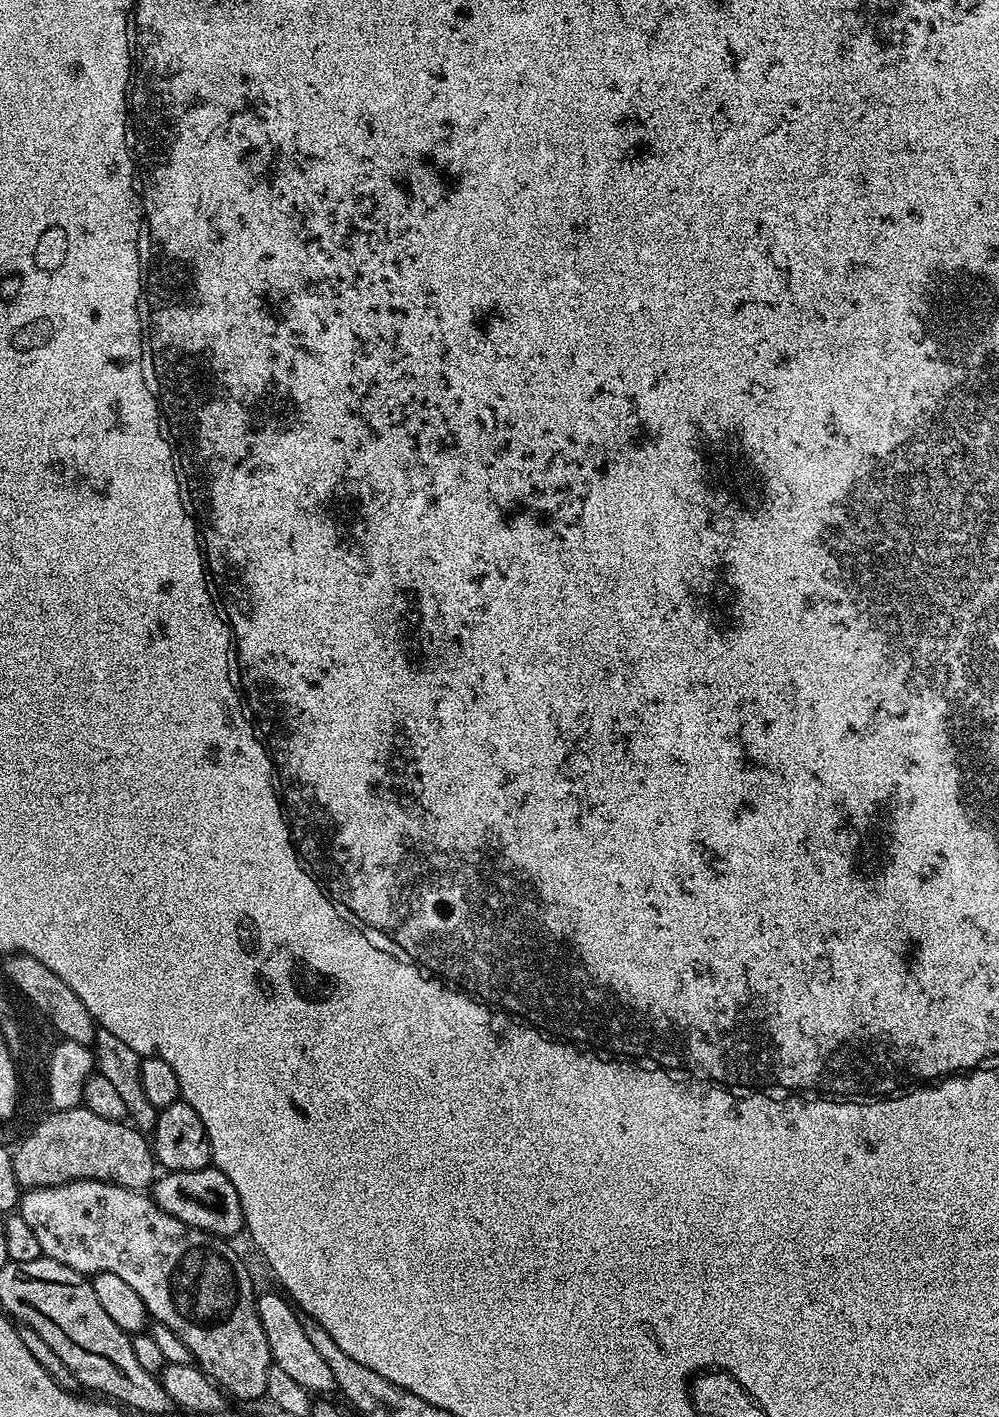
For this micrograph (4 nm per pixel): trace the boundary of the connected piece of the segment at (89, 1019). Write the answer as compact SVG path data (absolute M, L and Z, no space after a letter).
M12 954L5 960L8 961L4 964L4 972L9 982L52 1023L57 1037L86 1045L95 1041L98 1031L95 1018L90 1010L86 1010L86 1006L82 1006L82 998L78 998L78 994L74 994L74 990L70 990L70 986L66 986L66 982L62 982L54 970L50 970L50 966L42 966L38 958L23 954Z

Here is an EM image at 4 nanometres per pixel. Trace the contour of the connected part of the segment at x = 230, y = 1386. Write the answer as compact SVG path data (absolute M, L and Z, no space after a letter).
M76 1180L49 1188L27 1189L21 1195L18 1214L26 1226L34 1230L41 1253L48 1259L62 1262L62 1266L70 1266L70 1270L89 1278L99 1272L113 1272L124 1279L126 1286L142 1298L149 1317L168 1326L186 1344L196 1367L201 1368L213 1384L219 1384L229 1397L256 1400L265 1395L267 1372L273 1363L256 1309L258 1292L252 1289L247 1266L225 1237L189 1228L179 1216L166 1214L151 1195L110 1181Z

